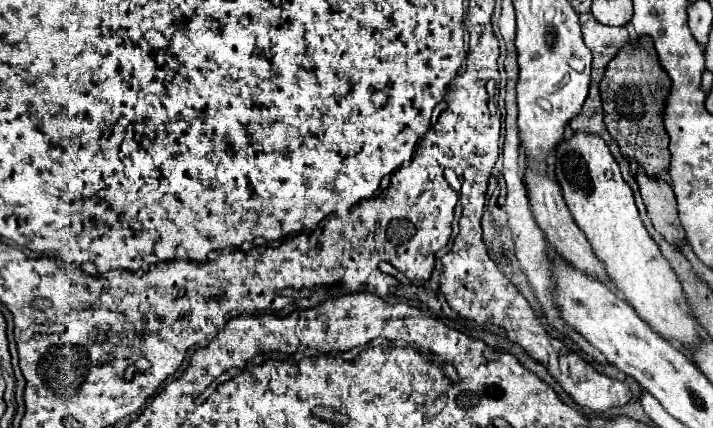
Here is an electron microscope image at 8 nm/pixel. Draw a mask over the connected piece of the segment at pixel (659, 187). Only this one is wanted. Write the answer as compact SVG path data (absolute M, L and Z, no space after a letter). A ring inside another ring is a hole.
M642 168L636 172L636 184L640 188L646 212L654 224L654 228L670 242L678 244L684 240L684 228L680 226L680 218L676 212L676 196L674 190L660 178L646 176Z

